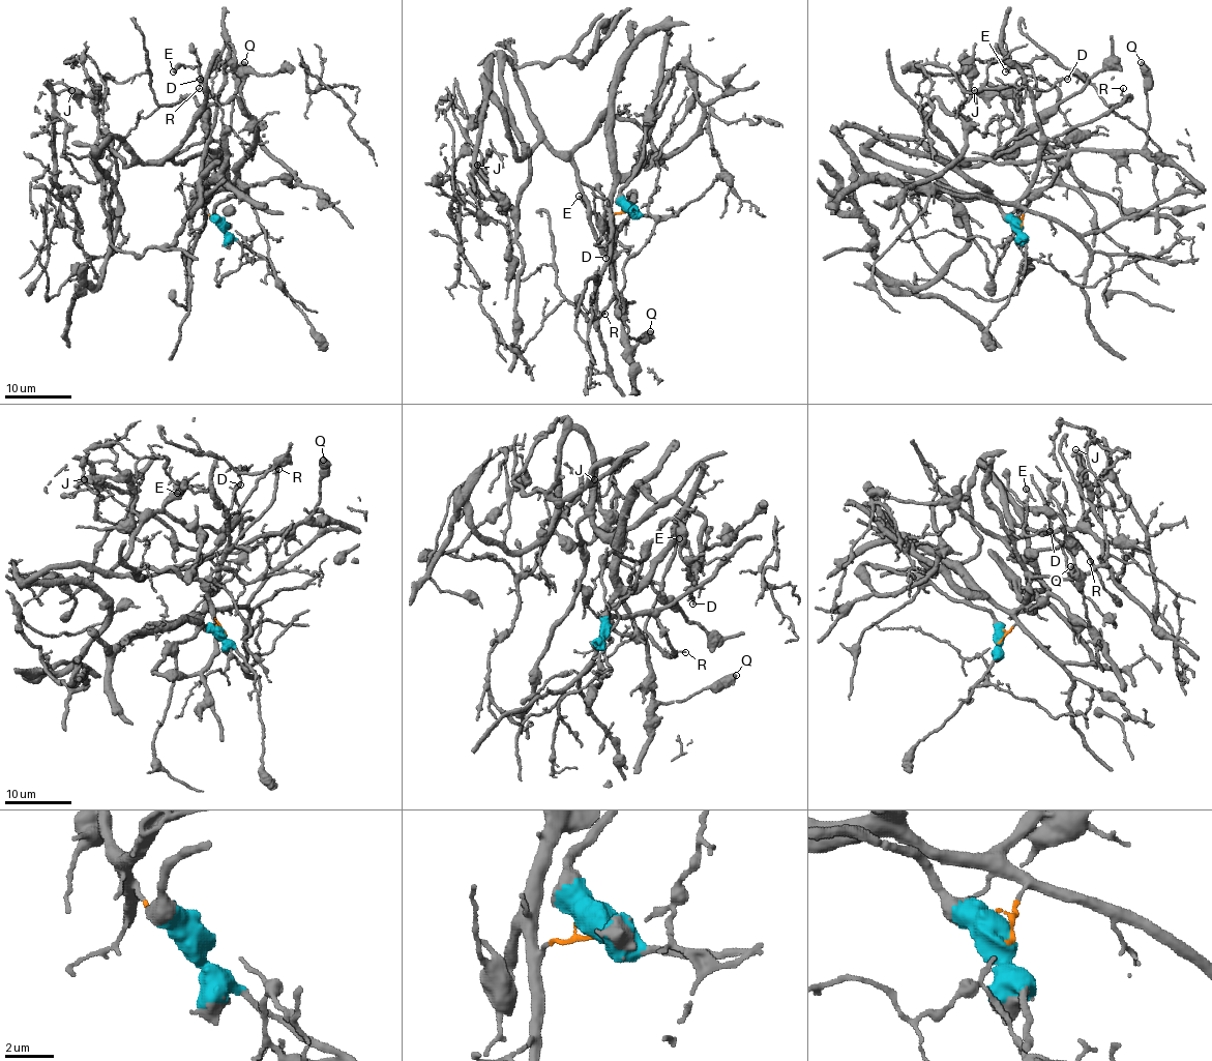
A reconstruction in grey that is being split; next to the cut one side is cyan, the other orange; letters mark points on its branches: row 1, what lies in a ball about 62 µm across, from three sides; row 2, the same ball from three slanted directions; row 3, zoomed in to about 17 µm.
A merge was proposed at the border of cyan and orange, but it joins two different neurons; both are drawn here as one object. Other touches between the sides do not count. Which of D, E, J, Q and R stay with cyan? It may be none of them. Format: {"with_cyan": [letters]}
{"with_cyan": ["J", "Q"]}

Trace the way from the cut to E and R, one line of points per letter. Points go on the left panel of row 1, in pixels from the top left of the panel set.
E: (225, 225), (206, 210), (200, 197), (203, 150), (216, 109), (213, 95), (197, 66), (180, 65), (173, 71)
R: (225, 225), (201, 202), (200, 178), (208, 139), (208, 115), (195, 98), (200, 88)

